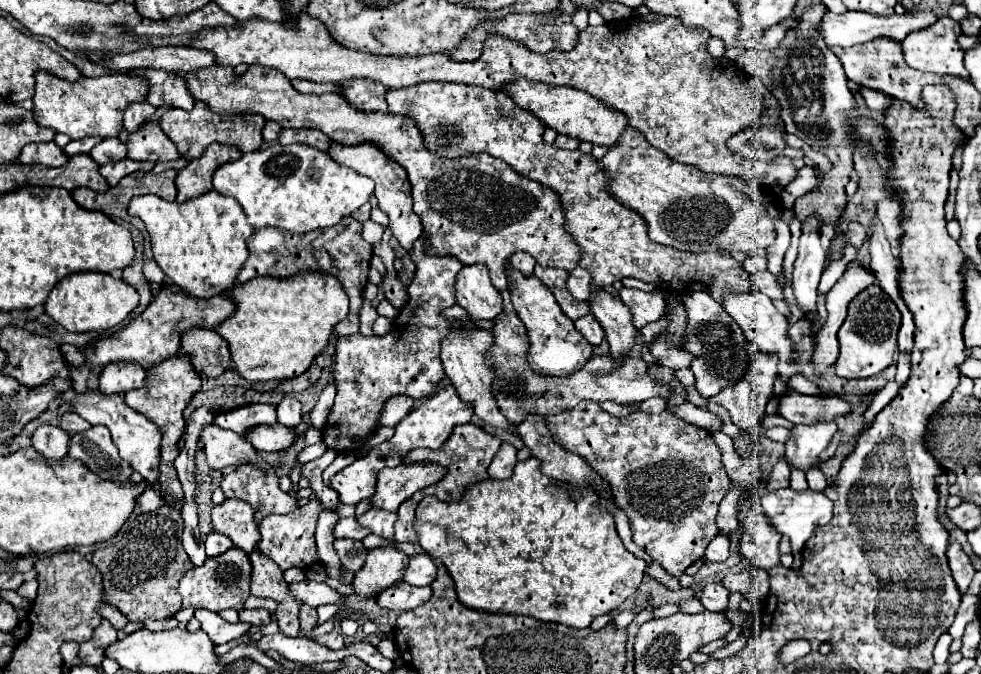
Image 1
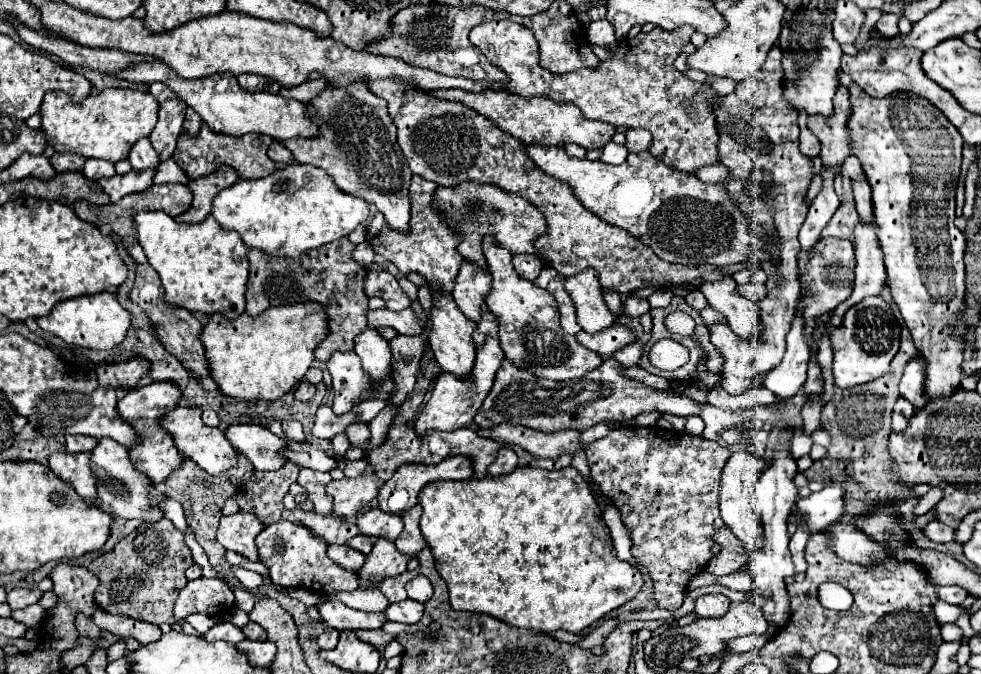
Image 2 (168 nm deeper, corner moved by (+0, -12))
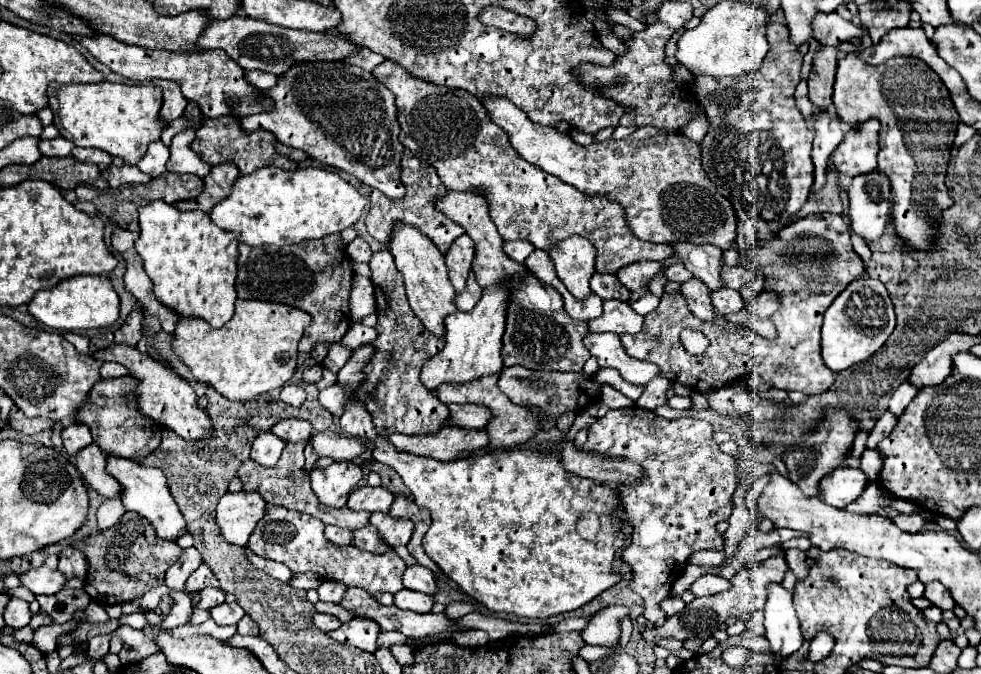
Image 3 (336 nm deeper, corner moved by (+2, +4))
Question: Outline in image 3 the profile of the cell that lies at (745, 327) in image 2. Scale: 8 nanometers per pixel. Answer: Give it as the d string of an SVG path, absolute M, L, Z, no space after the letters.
M670 244L674 256L682 260L686 270L694 274L694 278L702 280L710 290L722 288L720 268L722 268L722 250L714 248L712 244Z

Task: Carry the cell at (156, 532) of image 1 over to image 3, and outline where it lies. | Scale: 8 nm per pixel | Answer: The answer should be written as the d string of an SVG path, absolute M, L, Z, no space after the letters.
M126 512L112 528L102 530L98 536L72 542L88 560L88 580L84 590L98 604L122 604L140 598L150 588L164 582L166 570L180 558L182 548L176 542L162 542L156 538L154 528L136 512Z

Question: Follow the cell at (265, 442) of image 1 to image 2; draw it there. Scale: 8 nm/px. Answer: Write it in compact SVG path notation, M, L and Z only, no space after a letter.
M308 442L286 444L284 450L282 450L282 456L288 462L298 464L300 468L312 468L312 470L330 472L336 466L336 460L332 456L328 456L324 450L320 450L314 444L308 444Z

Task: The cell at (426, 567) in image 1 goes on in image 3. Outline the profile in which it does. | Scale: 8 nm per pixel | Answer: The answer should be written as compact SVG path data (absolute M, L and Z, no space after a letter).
M420 564L406 568L406 572L402 576L402 582L404 582L404 588L408 588L408 590L424 592L424 594L430 594L430 596L438 592L434 572L426 566L420 566Z

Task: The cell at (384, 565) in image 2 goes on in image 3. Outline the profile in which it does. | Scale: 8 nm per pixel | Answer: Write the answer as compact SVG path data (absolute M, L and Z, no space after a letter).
M374 512L370 522L380 530L384 542L390 544L392 548L410 542L410 536L412 536L412 530L414 530L414 522L412 520L396 518L396 516L382 514L382 512Z

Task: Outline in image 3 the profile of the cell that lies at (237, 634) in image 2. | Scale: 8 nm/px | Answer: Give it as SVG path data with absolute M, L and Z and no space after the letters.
M230 602L230 604L220 604L220 606L214 606L210 610L212 614L212 620L218 624L218 626L226 626L226 624L238 624L238 620L246 614L238 602Z

